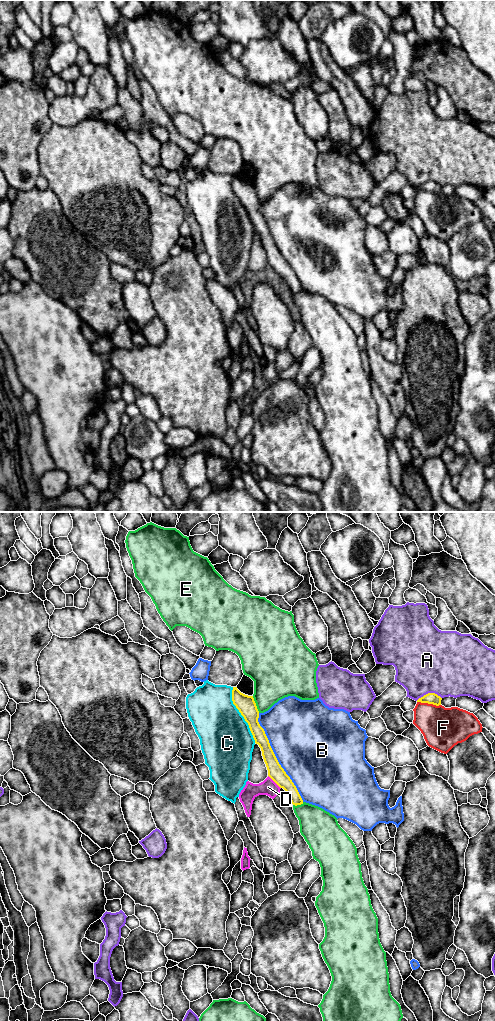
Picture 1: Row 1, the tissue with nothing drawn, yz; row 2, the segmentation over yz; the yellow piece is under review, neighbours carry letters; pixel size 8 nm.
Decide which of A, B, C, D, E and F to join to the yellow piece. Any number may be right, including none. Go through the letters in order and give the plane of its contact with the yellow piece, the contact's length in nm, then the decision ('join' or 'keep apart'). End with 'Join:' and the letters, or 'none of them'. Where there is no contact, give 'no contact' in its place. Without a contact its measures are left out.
A: contact in yz; length 200 nm; keep apart
B: contact in yz; length 800 nm; keep apart
C: contact in yz; length 480 nm; keep apart
D: contact in yz; length 150 nm; keep apart
E: contact in yz; length 150 nm; keep apart
F: contact in yz; length 190 nm; keep apart
Join: none of them

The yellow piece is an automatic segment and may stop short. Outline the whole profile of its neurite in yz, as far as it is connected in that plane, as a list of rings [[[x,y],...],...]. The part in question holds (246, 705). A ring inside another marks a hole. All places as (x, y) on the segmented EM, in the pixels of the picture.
[[[233,687],[232,701],[239,710],[245,721],[248,723],[250,731],[253,735],[255,743],[259,745],[262,756],[268,770],[268,776],[280,787],[283,788],[291,803],[295,806],[303,804],[303,800],[284,769],[279,764],[264,729],[258,722],[259,711],[253,696],[241,693],[237,687]]]

